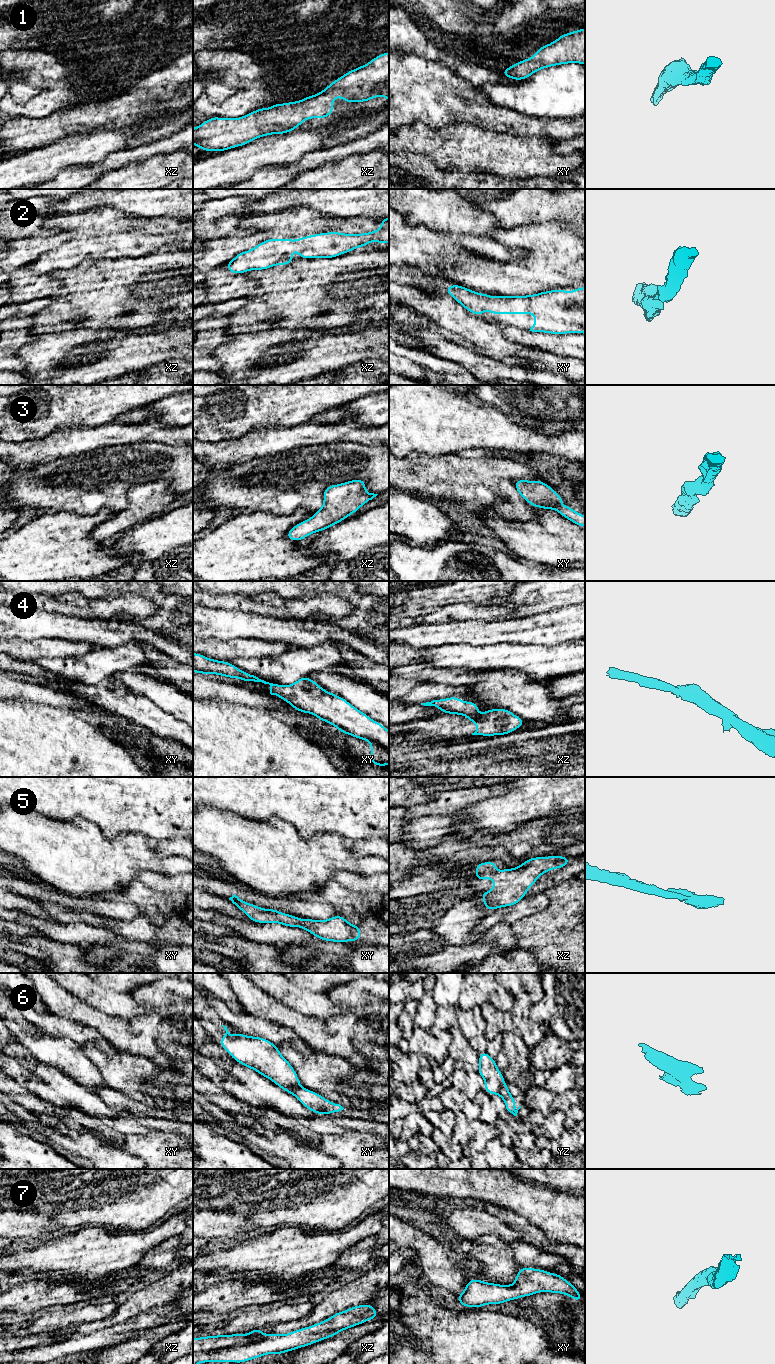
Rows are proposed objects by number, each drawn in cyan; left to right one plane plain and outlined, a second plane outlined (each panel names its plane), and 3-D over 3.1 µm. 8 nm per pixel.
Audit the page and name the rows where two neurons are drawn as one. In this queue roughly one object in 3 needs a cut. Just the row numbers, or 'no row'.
4, 6

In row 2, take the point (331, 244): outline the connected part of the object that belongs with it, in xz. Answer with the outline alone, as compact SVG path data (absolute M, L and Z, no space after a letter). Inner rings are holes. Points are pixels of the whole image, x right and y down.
M389 217L380 219L382 225L378 230L362 234L327 232L304 236L293 241L288 238L267 239L266 241L259 243L253 249L237 254L233 260L225 265L225 267L234 274L241 274L249 270L265 270L276 265L288 265L294 261L292 258L294 249L300 254L299 258L303 259L334 258L358 247L369 245L371 241L376 243L389 243Z

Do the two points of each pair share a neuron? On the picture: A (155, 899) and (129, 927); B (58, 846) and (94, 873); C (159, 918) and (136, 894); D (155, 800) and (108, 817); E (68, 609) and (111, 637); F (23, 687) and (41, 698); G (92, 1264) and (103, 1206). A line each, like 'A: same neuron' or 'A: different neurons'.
A: different neurons
B: same neuron
C: same neuron
D: same neuron
E: different neurons
F: same neuron
G: different neurons

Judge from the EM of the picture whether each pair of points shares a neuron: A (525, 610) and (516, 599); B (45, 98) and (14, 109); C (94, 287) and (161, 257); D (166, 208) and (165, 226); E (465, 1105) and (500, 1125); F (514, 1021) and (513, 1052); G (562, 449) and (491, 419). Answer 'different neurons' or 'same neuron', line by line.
A: same neuron
B: same neuron
C: same neuron
D: different neurons
E: different neurons
F: different neurons
G: same neuron

